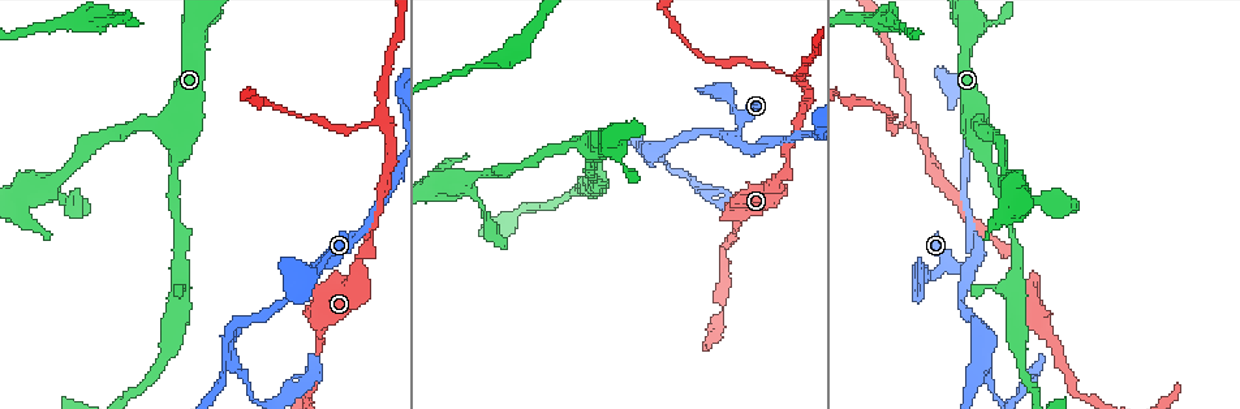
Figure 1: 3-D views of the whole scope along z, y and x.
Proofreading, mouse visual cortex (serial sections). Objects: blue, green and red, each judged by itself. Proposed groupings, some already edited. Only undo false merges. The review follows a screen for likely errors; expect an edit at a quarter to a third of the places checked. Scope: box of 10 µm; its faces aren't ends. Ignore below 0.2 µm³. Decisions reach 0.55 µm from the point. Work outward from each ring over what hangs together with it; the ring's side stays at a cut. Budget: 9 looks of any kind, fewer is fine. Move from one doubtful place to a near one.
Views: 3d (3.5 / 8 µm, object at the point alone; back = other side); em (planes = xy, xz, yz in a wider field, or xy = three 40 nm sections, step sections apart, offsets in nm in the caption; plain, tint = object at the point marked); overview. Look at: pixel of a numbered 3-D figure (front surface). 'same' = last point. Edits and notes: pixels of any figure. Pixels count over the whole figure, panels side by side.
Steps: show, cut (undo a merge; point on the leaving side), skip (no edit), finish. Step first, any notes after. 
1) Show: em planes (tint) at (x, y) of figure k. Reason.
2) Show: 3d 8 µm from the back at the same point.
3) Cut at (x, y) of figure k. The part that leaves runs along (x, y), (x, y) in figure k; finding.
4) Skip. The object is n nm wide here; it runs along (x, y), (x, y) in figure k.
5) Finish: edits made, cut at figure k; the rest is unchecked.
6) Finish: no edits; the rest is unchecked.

Show: 3d 3.5 µm at (964, 270) of figure 1. A fork.

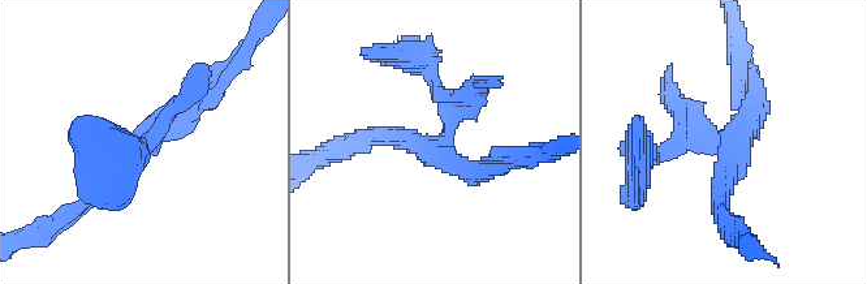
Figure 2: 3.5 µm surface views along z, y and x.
Show: em xy step 1 (tint) at (730, 139) of figure 2. 3 arms meet here; the arms are 200, 200, 300 nm wide; shape alone is not enough.

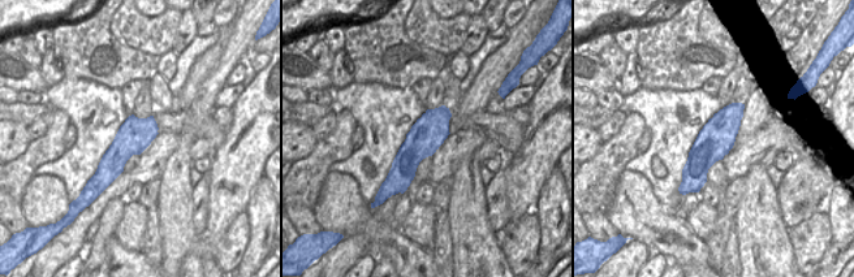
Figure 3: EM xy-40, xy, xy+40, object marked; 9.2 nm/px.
Skip. It runs along (738, 105), (701, 158), (695, 187) in figure 3; all the same cell.

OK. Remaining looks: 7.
Show: 3d 8 µm at (173, 124) of figure 1. Two arms in line, one across.

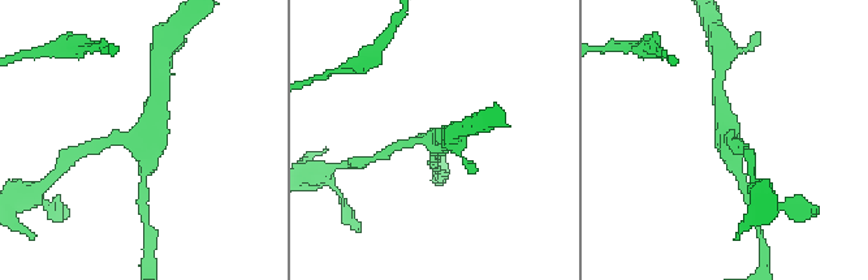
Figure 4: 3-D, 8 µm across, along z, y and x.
Show: 3d 3.5 µm at the same point. Zoom in.

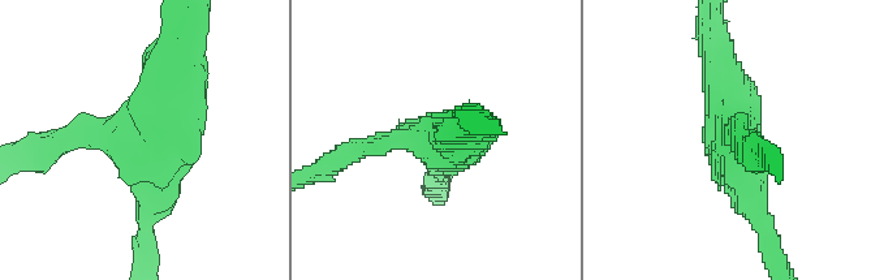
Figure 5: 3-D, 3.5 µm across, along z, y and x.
Show: em planes (tint) at (432, 143) of figure 5. 3 arms meet here; the arms are 250, 400, 450 nm wide.

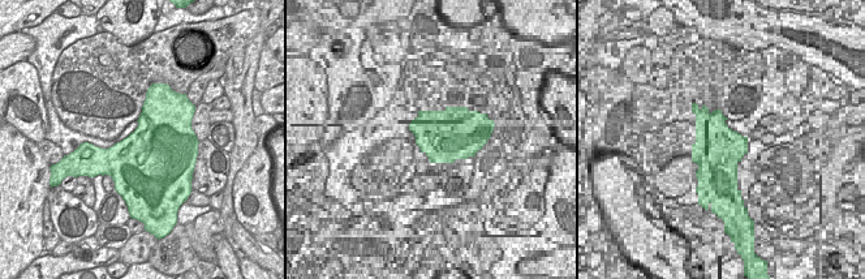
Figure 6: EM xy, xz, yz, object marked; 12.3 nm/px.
Skip. It runs along (176, 46), (164, 121), (80, 134) in figure 5; continuous, no second cell.

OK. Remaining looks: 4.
Show: 3d 3.5 µm from the back at (180, 229) of figure 1. A narrow waist.

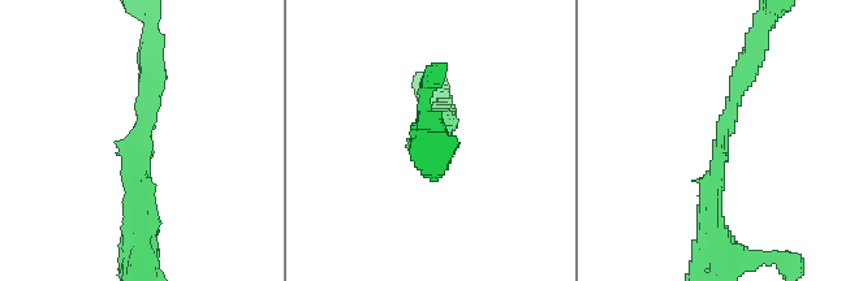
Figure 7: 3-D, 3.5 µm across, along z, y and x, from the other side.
Show: em xy step 3 (tint) at (720, 142) of figure 7. The arms are 250, 300 nm wide; shape alone is not enough.

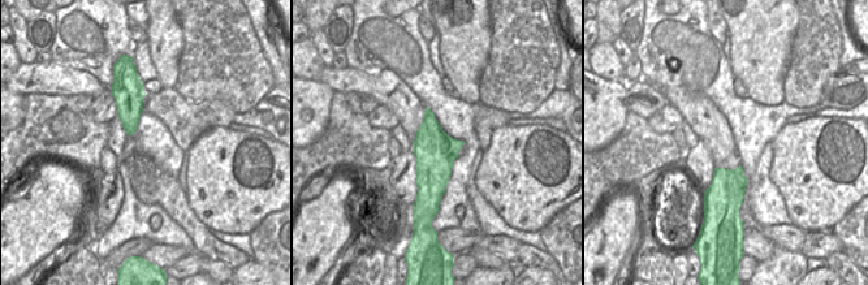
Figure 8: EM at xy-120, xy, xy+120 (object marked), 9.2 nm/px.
Skip. It runs along (750, 64), (710, 187), (713, 232) in figure 7; all the same cell.

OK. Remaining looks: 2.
Show: 3d 3.5 µm at (910, 119) of figure 1.

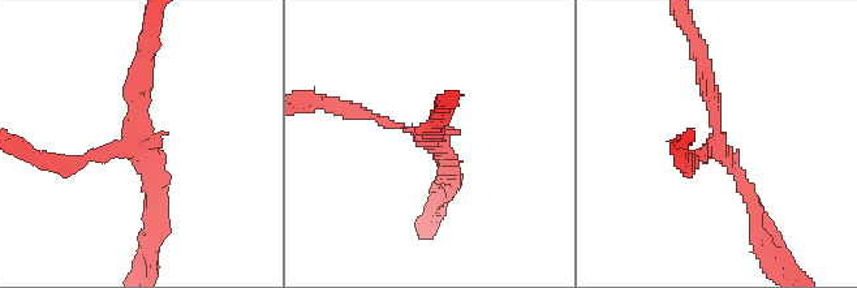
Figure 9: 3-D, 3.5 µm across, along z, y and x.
Show: em xy step 2 (tint) at (717, 149) of figure 9. Now the EM.

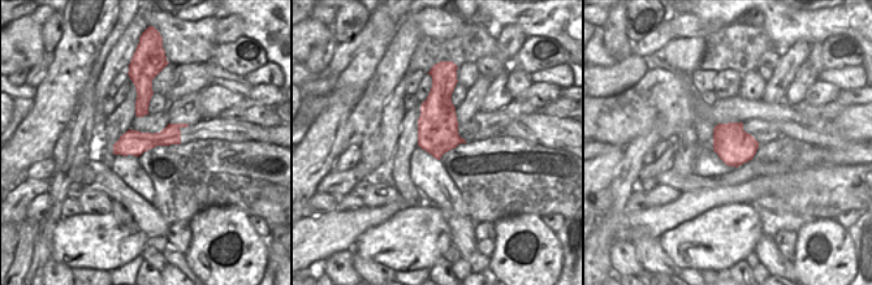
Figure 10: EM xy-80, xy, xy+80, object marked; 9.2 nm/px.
Cut at (356, 115) of figure 9. 3 arms meet here; the arms are 150, 200, 200 nm wide; the part that leaves runs along (392, 124), (321, 100) in figure 9; a second cell is stuck on.

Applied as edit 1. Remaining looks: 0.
Finish: edits made, cut at figure 9; the rest is unchecked.

